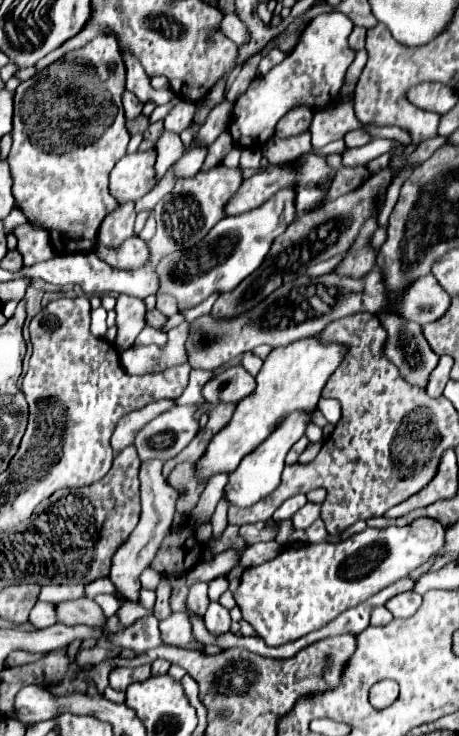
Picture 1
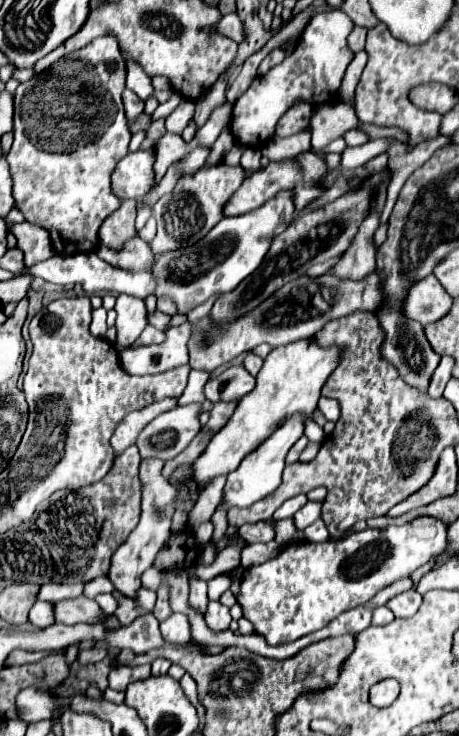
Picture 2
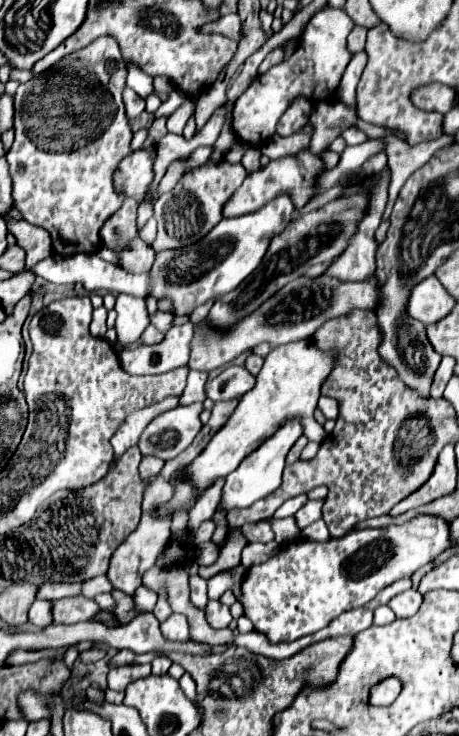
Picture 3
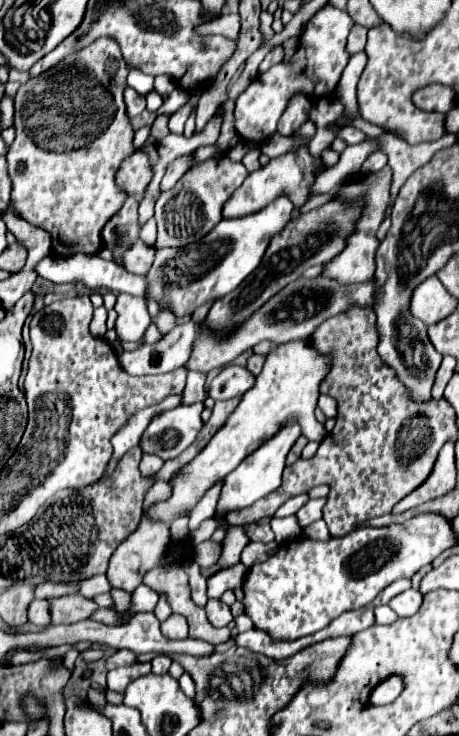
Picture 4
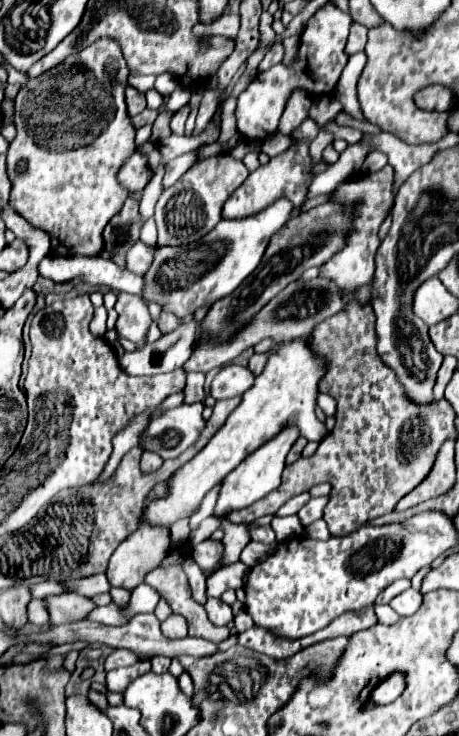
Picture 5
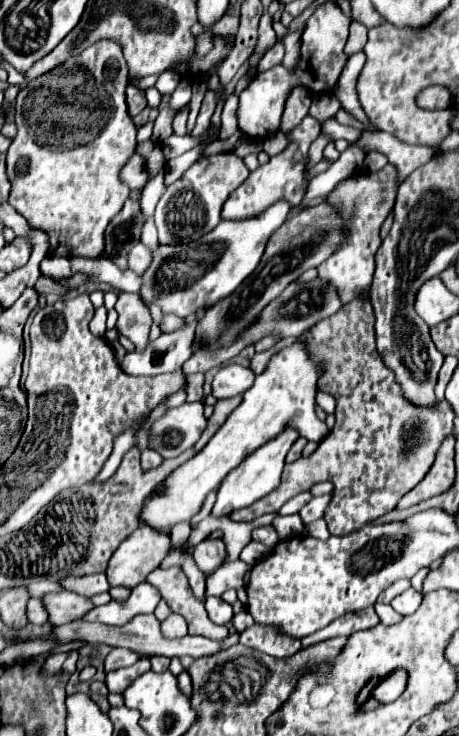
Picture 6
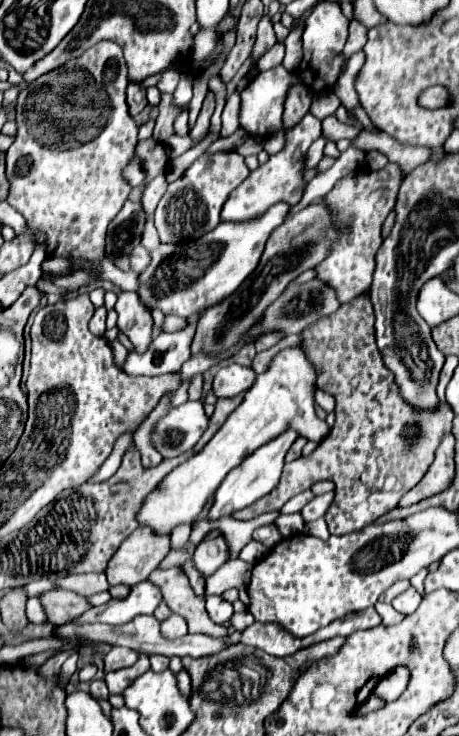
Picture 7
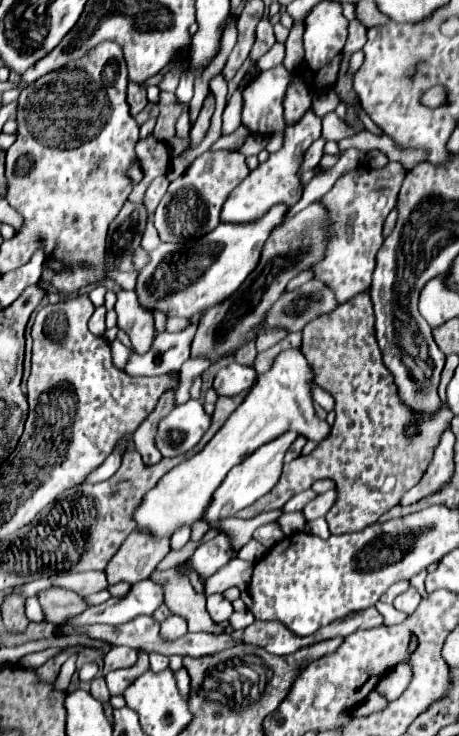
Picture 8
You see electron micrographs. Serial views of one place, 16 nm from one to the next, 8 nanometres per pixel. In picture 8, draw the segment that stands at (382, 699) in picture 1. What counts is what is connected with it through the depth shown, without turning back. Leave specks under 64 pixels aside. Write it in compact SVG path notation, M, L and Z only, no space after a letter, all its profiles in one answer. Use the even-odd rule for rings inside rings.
M404 664L404 666L396 666L390 676L382 678L380 684L376 686L376 692L384 696L388 702L392 702L408 688L408 684L410 684L410 668Z

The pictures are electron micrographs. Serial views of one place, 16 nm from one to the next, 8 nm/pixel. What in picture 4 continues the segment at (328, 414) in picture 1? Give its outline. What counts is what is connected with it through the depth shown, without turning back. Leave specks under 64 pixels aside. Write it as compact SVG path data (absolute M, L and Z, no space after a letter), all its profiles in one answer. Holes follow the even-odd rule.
M320 396L318 398L318 408L324 412L324 416L326 418L336 418L336 408L338 408L338 404L336 404L336 400L332 400L330 396Z

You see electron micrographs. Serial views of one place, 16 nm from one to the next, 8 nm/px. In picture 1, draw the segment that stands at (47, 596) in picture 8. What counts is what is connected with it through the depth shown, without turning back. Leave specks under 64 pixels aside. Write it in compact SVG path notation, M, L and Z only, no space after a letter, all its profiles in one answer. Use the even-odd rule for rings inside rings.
M78 598L72 602L62 602L56 608L58 608L60 622L66 626L86 624L90 628L104 628L104 624L106 624L106 616L102 614L100 606L90 598Z

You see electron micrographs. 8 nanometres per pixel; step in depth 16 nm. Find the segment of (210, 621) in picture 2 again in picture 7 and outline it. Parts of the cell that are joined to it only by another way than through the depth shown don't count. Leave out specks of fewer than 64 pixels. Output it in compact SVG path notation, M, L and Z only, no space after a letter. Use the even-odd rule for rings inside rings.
M208 596L206 610L210 614L210 620L216 624L226 624L232 616L232 604L228 604L222 596Z

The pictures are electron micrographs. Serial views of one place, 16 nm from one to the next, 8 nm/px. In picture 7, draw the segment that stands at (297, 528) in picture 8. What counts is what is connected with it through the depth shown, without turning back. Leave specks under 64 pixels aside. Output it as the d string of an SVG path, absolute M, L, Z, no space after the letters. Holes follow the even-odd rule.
M288 514L288 516L278 516L274 520L274 526L278 528L282 538L294 536L294 534L302 534L306 530L304 520L300 520L300 514Z

